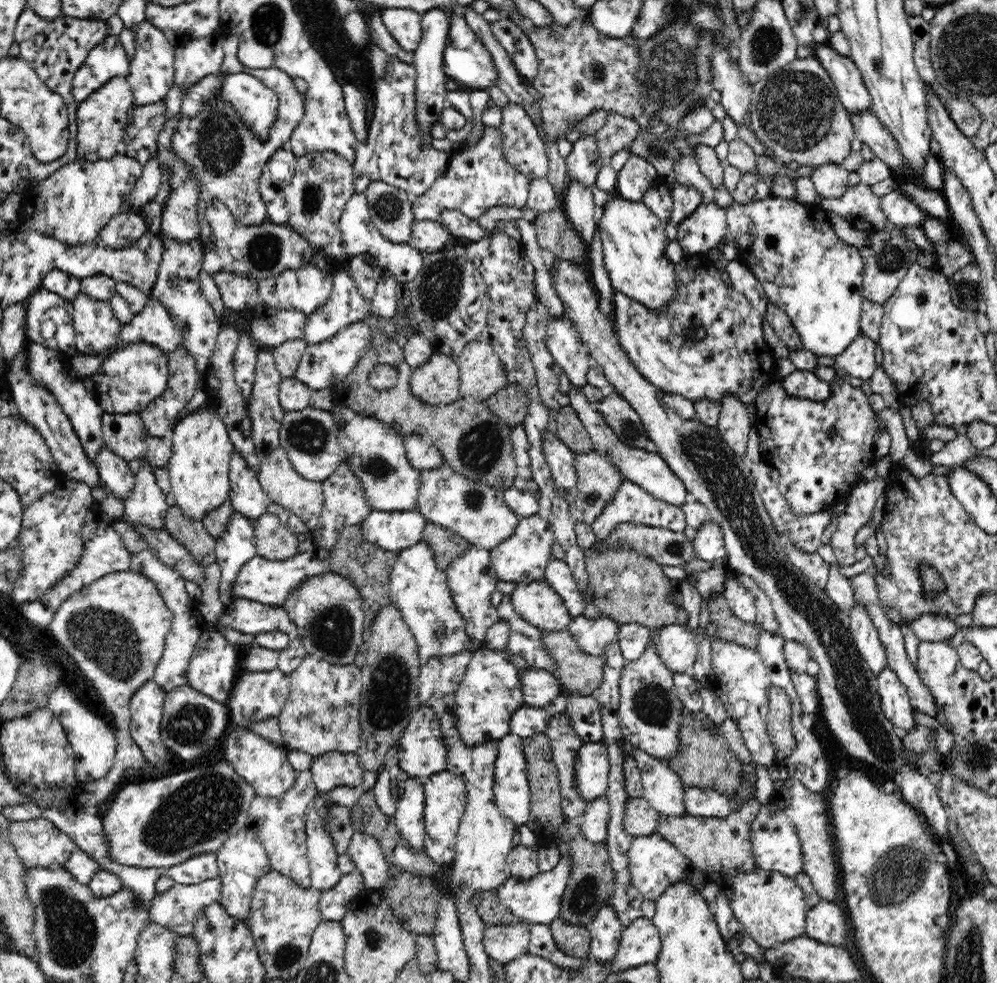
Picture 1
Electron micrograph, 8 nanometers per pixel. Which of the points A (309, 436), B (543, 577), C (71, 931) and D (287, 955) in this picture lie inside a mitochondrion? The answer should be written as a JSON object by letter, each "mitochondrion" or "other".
{"A":"mitochondrion","B":"other","C":"mitochondrion","D":"mitochondrion"}

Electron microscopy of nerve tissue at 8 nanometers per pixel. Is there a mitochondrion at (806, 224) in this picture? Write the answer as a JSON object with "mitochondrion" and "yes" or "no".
{"mitochondrion":"no"}

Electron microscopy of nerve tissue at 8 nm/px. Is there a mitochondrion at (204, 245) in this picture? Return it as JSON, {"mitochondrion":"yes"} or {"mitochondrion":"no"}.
{"mitochondrion":"no"}

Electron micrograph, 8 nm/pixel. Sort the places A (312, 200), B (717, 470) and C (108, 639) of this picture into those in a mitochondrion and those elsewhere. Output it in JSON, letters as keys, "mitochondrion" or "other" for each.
{"A":"mitochondrion","B":"mitochondrion","C":"mitochondrion"}

